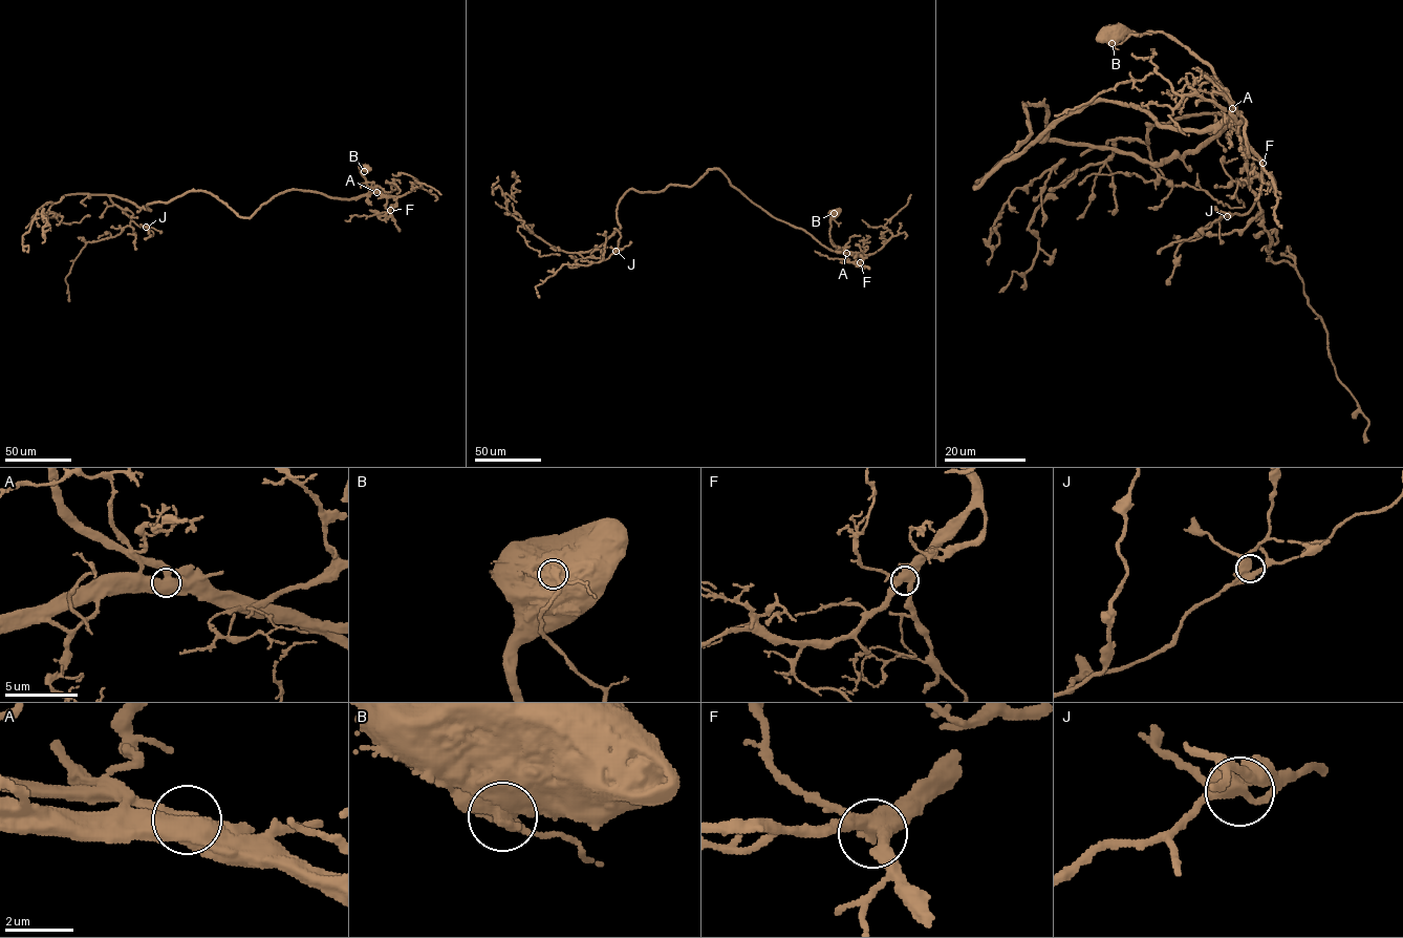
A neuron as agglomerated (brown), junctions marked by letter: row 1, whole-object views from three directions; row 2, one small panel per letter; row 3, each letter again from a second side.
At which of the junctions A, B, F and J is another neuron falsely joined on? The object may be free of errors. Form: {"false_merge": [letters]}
{"false_merge": ["B"]}

